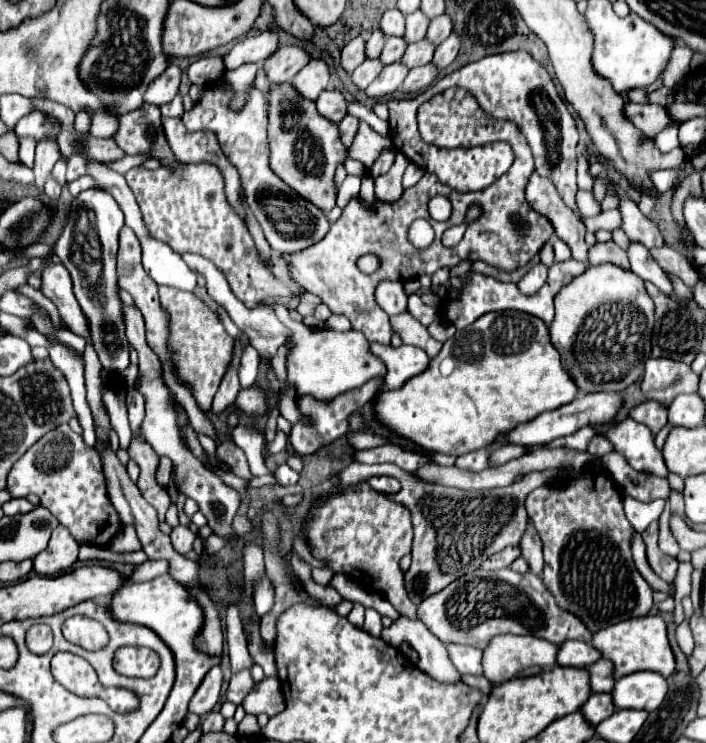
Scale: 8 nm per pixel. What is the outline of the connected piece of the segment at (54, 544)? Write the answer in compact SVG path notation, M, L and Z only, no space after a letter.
M58 525L44 551L34 557L34 571L38 575L58 575L72 567L78 559L78 543L72 533Z

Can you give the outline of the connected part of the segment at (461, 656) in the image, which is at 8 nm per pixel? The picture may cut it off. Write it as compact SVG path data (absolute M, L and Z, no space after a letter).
M456 643L446 645L446 649L448 649L448 657L454 663L454 667L458 669L458 673L482 675L482 671L480 671L482 651L480 649L468 647L468 645L456 645Z

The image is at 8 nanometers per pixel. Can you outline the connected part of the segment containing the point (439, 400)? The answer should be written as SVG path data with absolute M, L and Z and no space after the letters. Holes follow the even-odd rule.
M496 311L482 315L476 323L472 323L472 327L456 331L456 335L450 337L444 343L442 351L430 361L428 371L414 375L394 391L382 389L374 403L374 417L388 431L412 441L428 453L440 451L448 455L464 455L488 447L504 431L516 427L516 423L524 423L548 409L570 403L576 399L576 395L578 387L562 367L560 353L550 343L548 327L544 327L540 319L522 311ZM444 355L452 357L456 363L454 371L446 377L440 373Z

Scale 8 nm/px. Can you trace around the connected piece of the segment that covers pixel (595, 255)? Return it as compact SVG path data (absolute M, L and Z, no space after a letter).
M598 243L598 245L590 247L588 257L590 257L590 265L612 263L612 265L618 265L622 269L630 269L626 251L622 251L616 243Z

